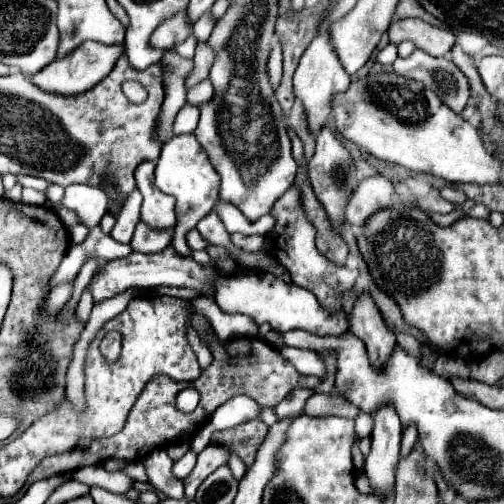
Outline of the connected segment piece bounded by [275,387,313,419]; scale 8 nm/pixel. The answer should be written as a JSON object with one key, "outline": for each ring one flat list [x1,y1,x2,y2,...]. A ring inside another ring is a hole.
{"outline":[[301,387,291,389,291,391,285,395,285,399,275,407,277,417,283,419,283,417,289,417,289,415,299,415,299,413,303,411,303,407,305,407,307,397,309,397,311,393,313,393,311,389,301,389]]}

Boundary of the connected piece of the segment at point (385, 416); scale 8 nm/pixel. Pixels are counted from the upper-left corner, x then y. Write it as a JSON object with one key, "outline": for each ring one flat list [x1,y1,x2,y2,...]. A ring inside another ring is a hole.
{"outline":[[383,405,371,413,371,451,365,459,365,475,375,487,375,495,385,497,395,485,395,467,401,447,401,421,393,405]]}

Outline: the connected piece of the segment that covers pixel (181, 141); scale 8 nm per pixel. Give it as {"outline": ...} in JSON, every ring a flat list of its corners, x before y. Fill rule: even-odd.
{"outline":[[177,135,171,137,161,151,161,157,155,167,155,185,159,191,173,195,177,199,175,215,177,215,177,233,173,233,171,247,177,249,183,257,191,257,191,249,185,241,185,233,195,229,197,221,203,219,219,201,219,175,207,159,207,153,201,149,201,143,195,135]]}

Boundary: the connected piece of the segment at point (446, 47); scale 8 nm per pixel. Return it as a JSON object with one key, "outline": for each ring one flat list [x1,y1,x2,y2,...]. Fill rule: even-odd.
{"outline":[[399,19,389,27,391,43,399,45,401,41,413,41,419,49,433,57,447,57,455,45,455,35,451,31,433,27,421,19]]}

